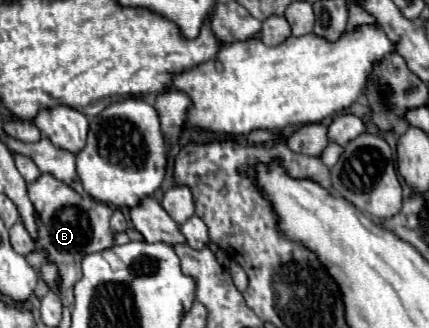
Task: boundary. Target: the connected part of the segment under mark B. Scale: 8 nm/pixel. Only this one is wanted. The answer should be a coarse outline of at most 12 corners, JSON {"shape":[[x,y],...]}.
{"shape":[[40,175],[28,195],[40,247],[74,305],[84,255],[114,245],[112,209]]}

